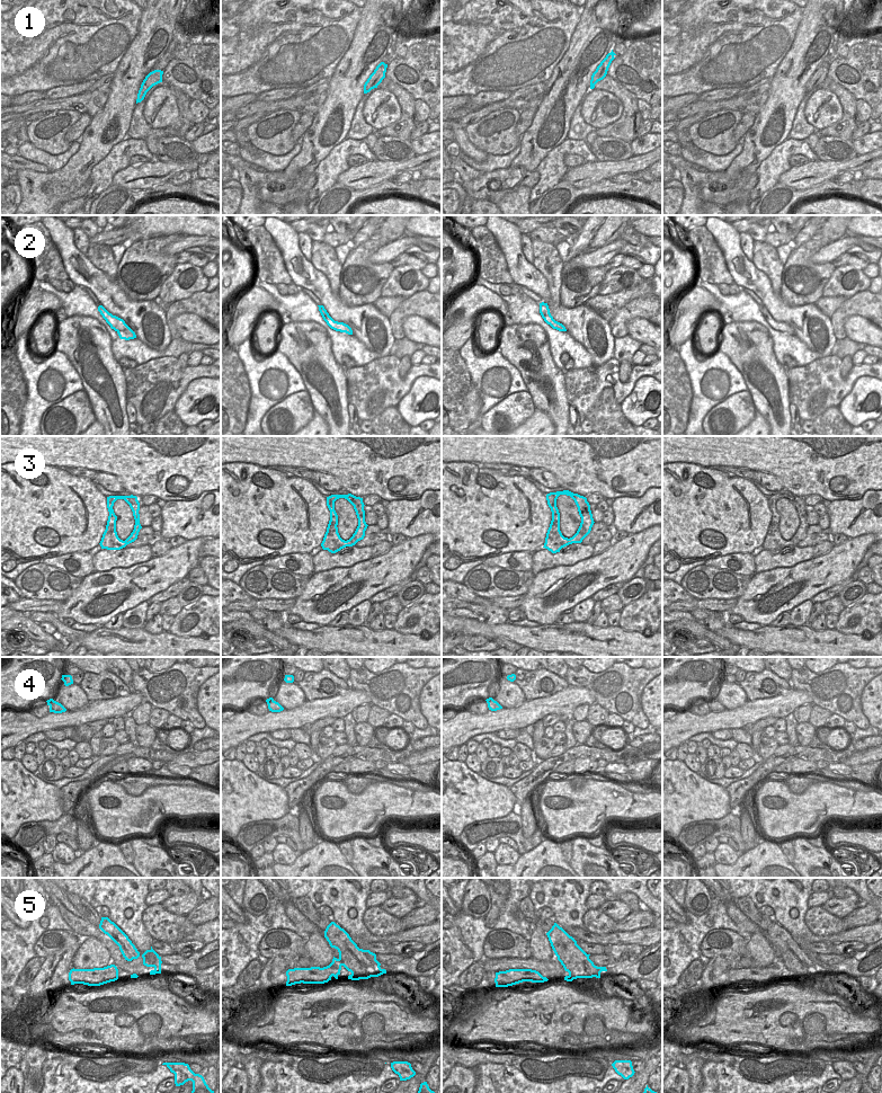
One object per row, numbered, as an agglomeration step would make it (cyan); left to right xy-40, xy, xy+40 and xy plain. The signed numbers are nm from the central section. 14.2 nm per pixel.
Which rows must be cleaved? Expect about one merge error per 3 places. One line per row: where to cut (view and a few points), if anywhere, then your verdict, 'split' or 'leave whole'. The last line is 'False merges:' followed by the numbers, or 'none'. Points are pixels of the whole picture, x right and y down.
1: no cut; leave whole
2: no cut; leave whole
3: no cut; leave whole
4: cut in xy along (275, 701), (272, 711); split
5: cut in xy along (339, 956), (344, 965); split
False merges: 4, 5

